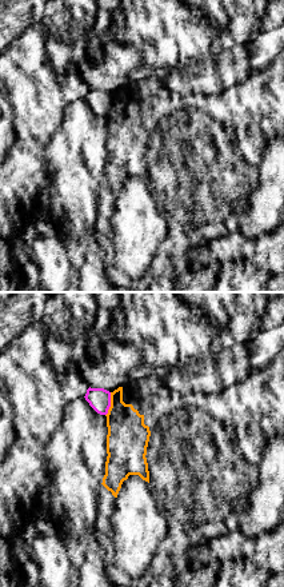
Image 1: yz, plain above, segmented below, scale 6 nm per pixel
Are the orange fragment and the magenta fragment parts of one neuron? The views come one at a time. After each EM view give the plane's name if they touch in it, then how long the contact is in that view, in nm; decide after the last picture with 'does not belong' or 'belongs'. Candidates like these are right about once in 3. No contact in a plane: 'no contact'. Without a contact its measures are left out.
meets orange in yz; contact 150 nm long

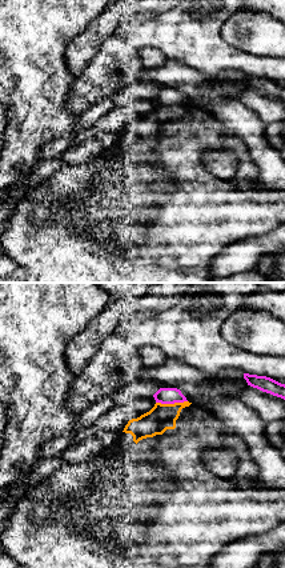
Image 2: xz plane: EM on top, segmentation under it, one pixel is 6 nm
meets orange in xz; contact 190 nm long

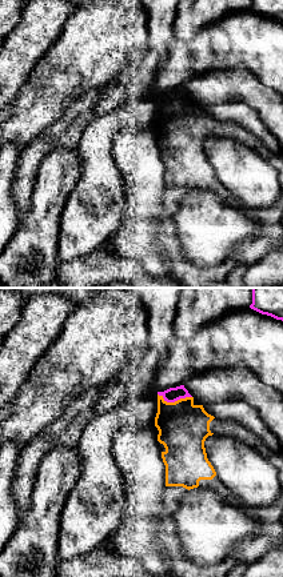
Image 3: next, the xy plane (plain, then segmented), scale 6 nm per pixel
meets orange in xy; contact 200 nm long

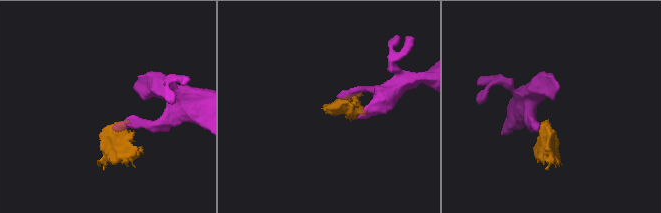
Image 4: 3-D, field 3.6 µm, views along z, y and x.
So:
does not belong

